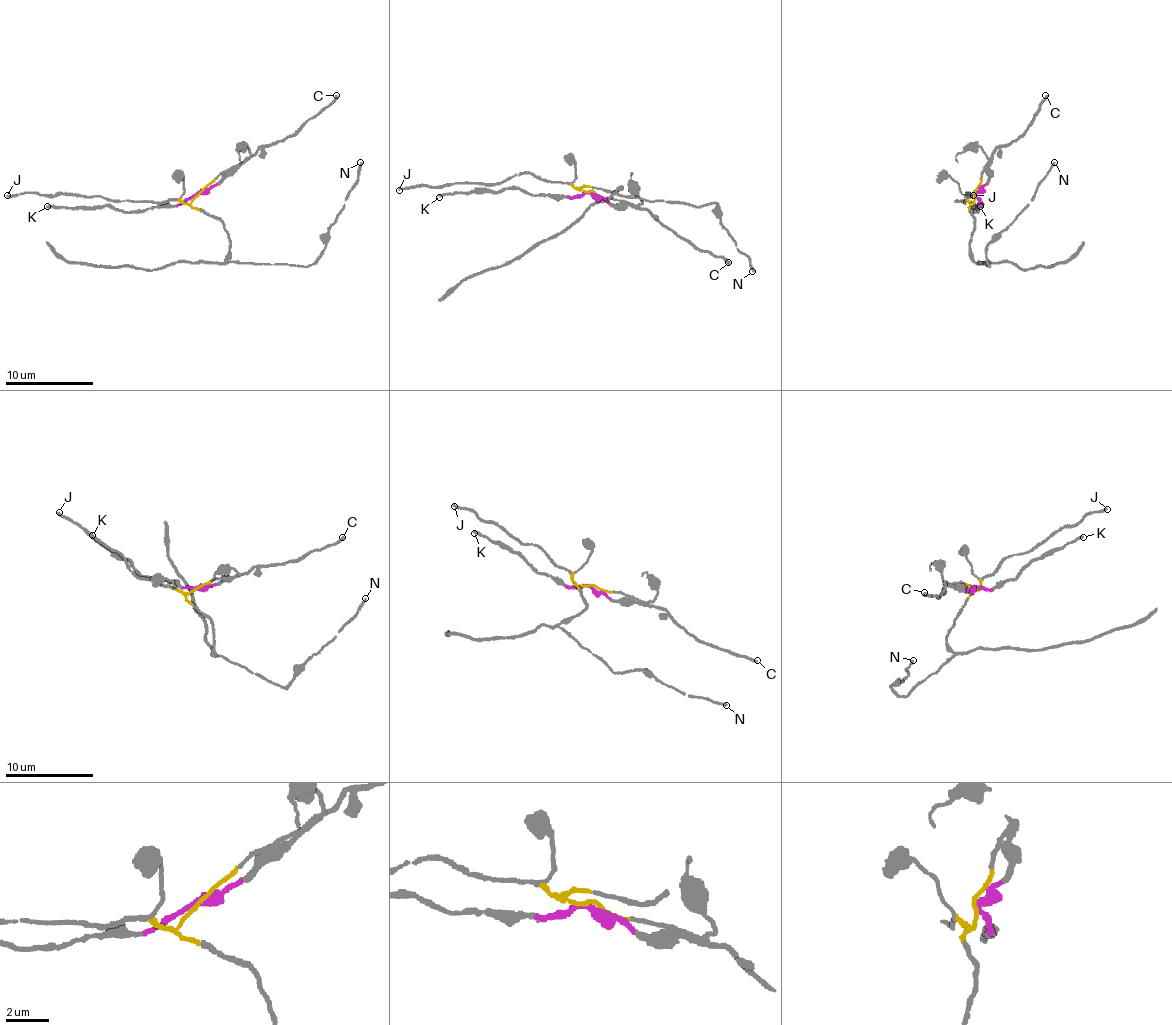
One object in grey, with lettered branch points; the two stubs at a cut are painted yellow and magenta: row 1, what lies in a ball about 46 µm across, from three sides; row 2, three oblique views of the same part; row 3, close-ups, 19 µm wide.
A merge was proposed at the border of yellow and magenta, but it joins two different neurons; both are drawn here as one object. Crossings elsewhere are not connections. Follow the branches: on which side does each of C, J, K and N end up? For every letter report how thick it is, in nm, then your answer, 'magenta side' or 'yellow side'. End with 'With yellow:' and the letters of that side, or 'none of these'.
C: 240 nm thick; magenta side
J: 220 nm thick; yellow side
K: 240 nm thick; magenta side
N: 190 nm thick; yellow side
With yellow: J, N

